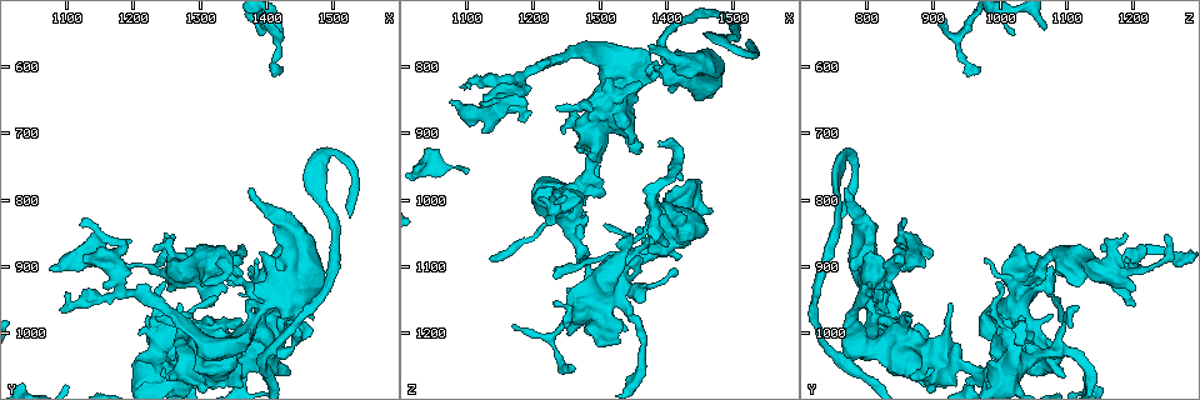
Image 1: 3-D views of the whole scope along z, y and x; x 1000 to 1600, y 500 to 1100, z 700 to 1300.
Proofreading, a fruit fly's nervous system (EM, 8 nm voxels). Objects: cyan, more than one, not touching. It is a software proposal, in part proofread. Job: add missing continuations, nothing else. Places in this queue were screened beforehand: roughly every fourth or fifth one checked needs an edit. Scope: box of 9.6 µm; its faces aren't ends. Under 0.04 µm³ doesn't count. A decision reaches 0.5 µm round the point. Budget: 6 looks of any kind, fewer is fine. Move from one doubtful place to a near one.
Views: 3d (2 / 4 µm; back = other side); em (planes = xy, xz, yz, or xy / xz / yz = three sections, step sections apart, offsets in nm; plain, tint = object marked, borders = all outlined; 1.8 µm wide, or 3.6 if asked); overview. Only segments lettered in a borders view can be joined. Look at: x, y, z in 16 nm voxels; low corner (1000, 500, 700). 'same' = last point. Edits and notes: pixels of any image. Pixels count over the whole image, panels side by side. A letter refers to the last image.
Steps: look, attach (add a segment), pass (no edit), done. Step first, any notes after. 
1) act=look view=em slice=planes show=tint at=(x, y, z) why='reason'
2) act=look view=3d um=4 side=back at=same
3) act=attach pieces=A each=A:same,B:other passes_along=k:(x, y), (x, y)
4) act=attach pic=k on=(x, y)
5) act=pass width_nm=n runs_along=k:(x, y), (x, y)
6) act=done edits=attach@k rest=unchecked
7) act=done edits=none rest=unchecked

act=look view=3d um=4 at=(1075, 895, 850) why='an open end'

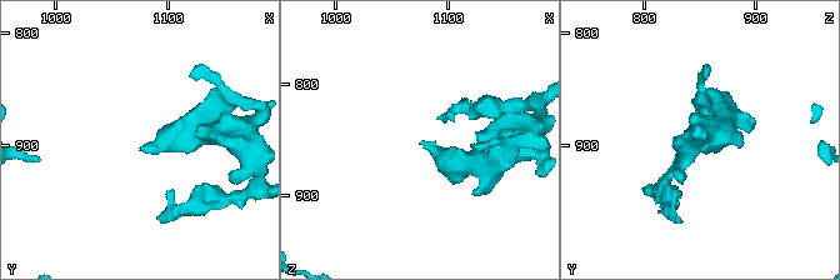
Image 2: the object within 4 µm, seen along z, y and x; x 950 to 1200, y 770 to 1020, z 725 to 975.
act=look view=em slice=xz step=16 show=tint at=(1076, 900, 854)

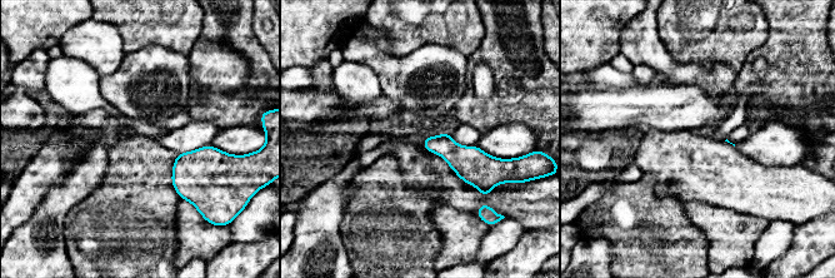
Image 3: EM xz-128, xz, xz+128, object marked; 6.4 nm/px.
act=look view=em slice=planes show=borders at=same why='another direction'

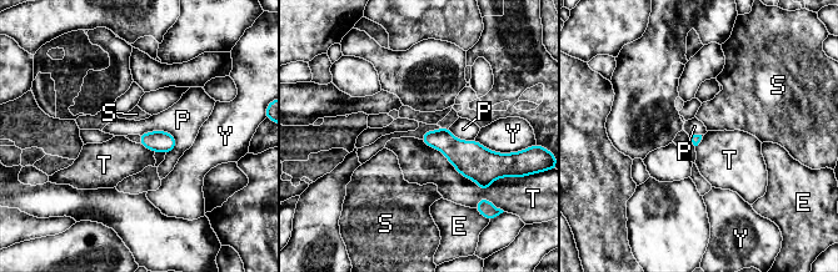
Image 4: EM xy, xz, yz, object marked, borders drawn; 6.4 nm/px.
act=pass each=E:other,P:other,S:other,T:other,Y:other border=4:(139, 134), (168, 131), (176, 145) found='no lettered segment goes on from it'

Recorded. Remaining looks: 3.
act=look view=em slice=planes show=borders at=(1425, 605, 965) why='free end'

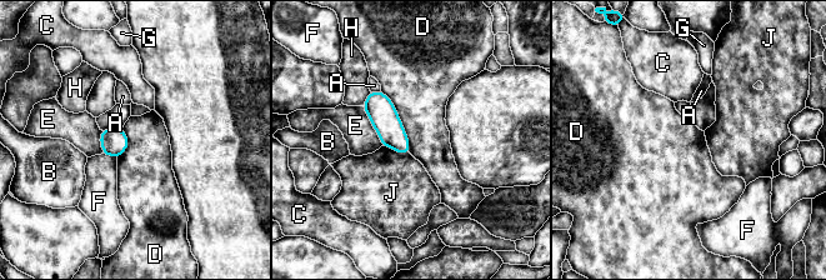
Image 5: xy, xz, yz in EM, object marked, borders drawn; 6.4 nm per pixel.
act=pass width_nm=170 longest_contact=D:440nm each=A:other,B:other,C:other,D:other,E:other,F:other,G:other,H:other,J:other found='none of them fits'

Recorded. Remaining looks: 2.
act=look view=3d um=2 at=(1375, 950, 795) why='arms run side by side'

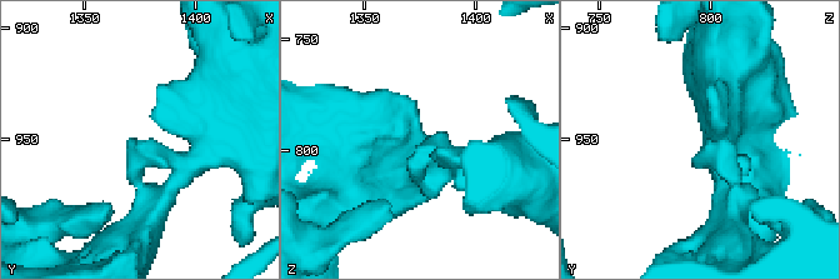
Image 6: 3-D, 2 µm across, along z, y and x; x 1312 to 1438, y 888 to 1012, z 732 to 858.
act=look view=em slice=planes show=borders at=(1374, 952, 798) arms=3 arm_widths_nm=190,260,340 why='now the EM'

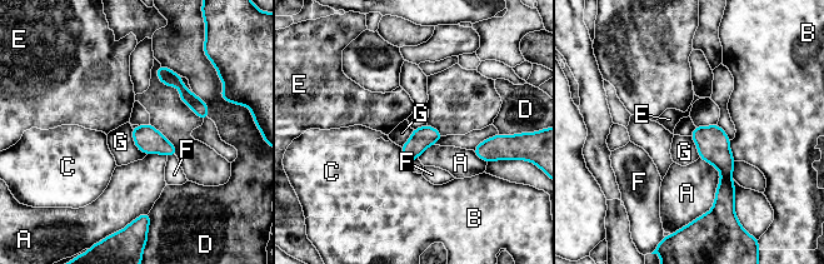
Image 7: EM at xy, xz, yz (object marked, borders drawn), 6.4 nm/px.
act=pass each=A:other,B:other,C:other,D:other,E:other,F:other,G:other border=7:(131, 129), (134, 144), (146, 154) found='none of them fits'

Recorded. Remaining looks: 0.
act=done edits=none rest=unchecked

